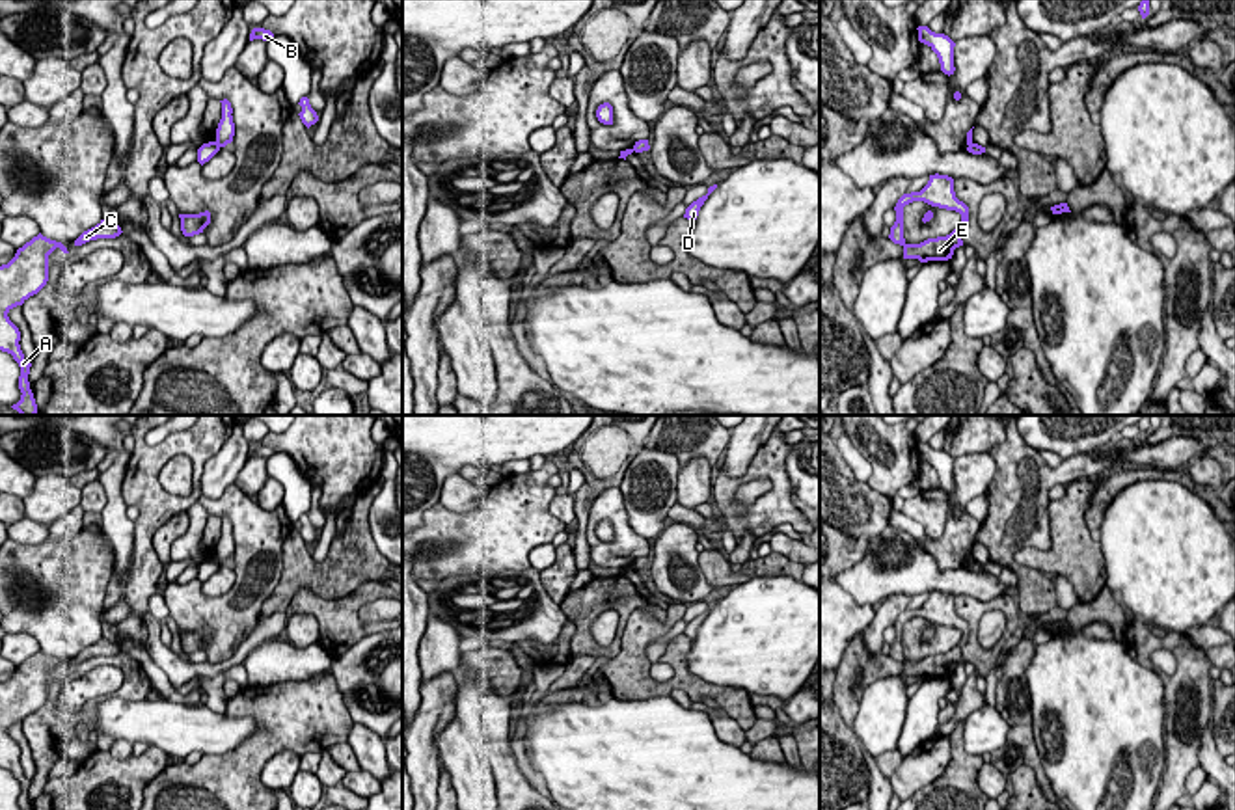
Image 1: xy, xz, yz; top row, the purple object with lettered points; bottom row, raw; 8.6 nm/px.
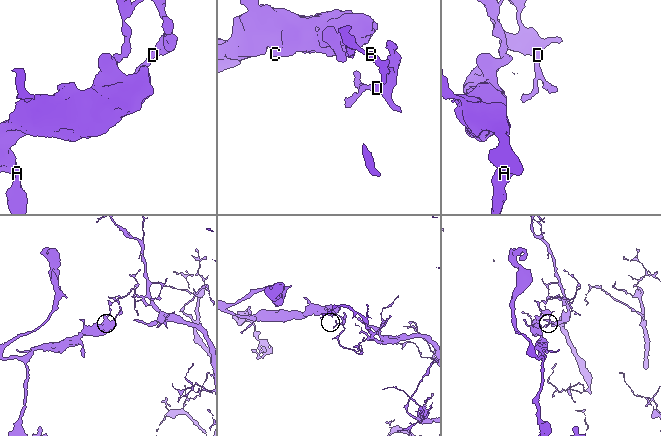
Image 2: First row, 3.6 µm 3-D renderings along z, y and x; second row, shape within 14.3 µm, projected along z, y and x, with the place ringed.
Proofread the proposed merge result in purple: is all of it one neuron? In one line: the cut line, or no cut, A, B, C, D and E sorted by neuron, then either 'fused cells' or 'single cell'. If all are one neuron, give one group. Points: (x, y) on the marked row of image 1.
cut xy (215, 142), (220, 146); groups A C E / B D; fused cells

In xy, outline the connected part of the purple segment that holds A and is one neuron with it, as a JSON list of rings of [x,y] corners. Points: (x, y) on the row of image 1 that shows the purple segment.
[[[41,233],[17,250],[15,257],[0,266],[0,350],[13,356],[20,367],[19,389],[20,400],[11,408],[20,415],[35,415],[37,404],[30,389],[28,374],[32,363],[20,350],[20,331],[9,320],[7,313],[37,294],[48,281],[48,255],[60,248],[69,253],[61,242],[50,240]]]

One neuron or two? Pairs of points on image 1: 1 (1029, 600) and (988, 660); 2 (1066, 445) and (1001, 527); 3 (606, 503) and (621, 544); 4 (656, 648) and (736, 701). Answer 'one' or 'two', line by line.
1: two
2: two
3: one
4: two

